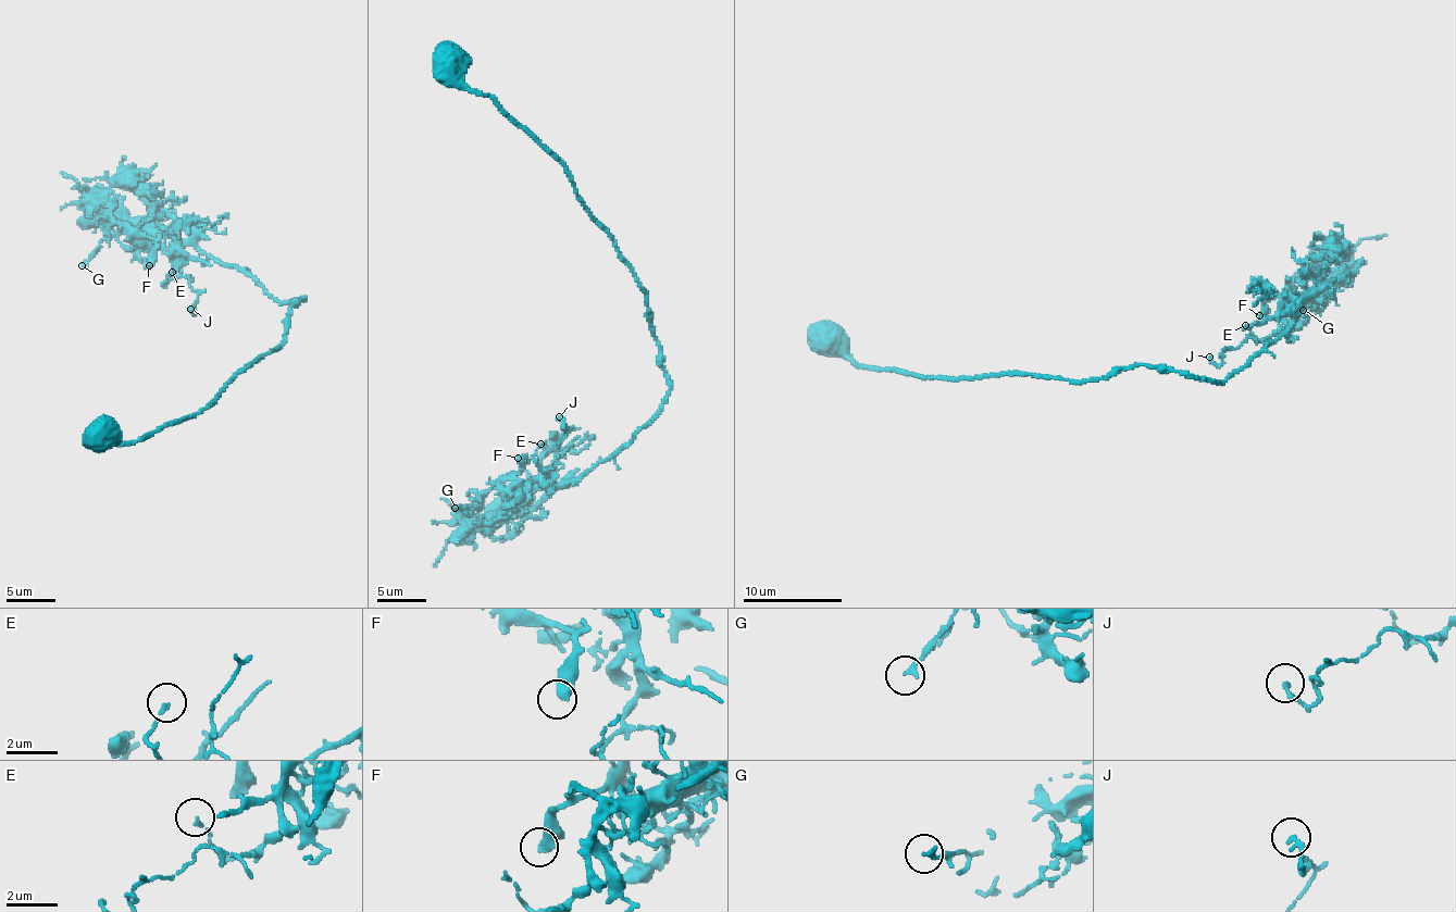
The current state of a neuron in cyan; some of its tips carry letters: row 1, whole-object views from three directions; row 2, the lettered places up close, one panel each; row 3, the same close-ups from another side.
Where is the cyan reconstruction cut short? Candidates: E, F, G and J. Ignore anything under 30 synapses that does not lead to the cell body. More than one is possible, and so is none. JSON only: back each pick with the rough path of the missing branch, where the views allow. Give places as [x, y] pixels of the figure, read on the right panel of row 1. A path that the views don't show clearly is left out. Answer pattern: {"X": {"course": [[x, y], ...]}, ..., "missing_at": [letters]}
{"missing_at": []}

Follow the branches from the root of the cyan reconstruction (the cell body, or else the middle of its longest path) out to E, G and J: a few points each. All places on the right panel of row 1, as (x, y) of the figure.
E: (831, 339), (857, 365), (924, 378), (1085, 382), (1147, 364), (1221, 383), (1295, 309), (1260, 339), (1245, 325)
G: (831, 339), (924, 378), (1221, 383), (1309, 276), (1303, 310)
J: (831, 339), (857, 365), (924, 378), (1085, 382), (1147, 364), (1221, 383), (1295, 309), (1268, 340), (1209, 357)

